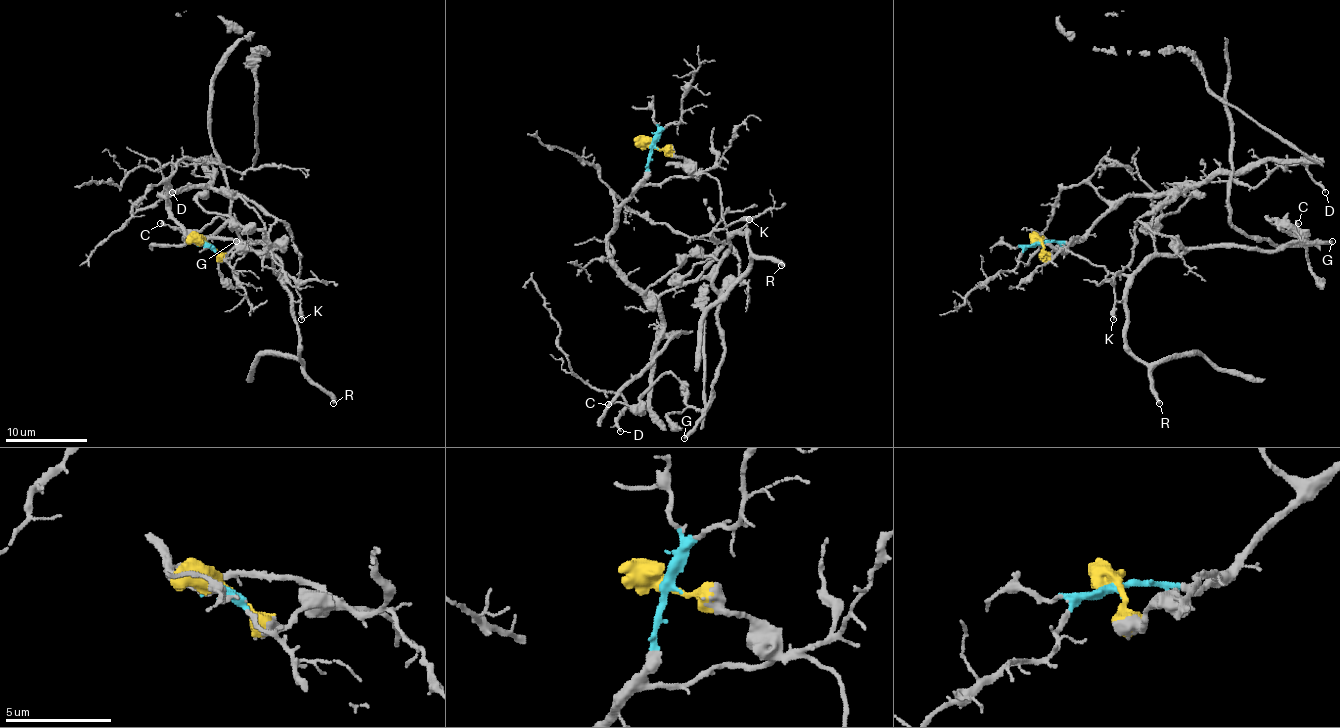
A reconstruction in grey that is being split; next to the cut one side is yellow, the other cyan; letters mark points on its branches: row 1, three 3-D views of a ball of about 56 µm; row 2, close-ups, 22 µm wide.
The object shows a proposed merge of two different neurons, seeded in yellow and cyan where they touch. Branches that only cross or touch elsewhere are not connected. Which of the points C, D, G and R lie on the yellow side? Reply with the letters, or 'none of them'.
C, G, R

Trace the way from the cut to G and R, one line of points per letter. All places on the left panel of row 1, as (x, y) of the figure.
G: (205, 242), (231, 257), (268, 252), (278, 275), (280, 263), (264, 252), (276, 246), (235, 240)
R: (205, 242), (231, 257), (237, 250), (272, 257), (272, 271), (291, 299), (303, 371), (334, 404)

